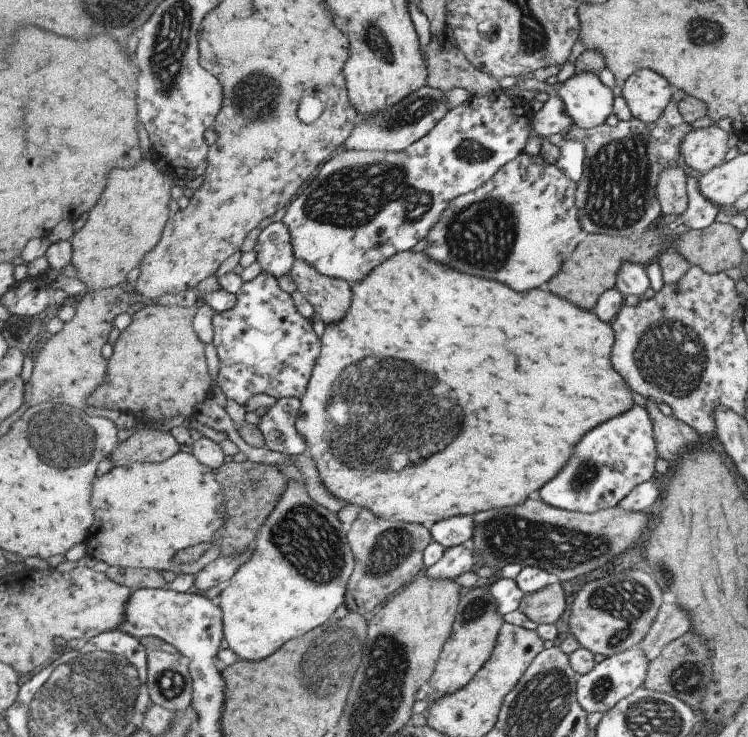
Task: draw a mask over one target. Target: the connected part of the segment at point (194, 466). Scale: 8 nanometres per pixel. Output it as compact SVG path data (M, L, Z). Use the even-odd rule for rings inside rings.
M179 451L169 460L157 463L134 462L125 466L116 466L93 482L93 512L96 521L85 542L87 552L108 565L123 568L170 570L175 575L200 573L208 564L221 555L221 546L217 544L217 532L227 520L225 512L225 492L221 482L215 478L215 472L205 466L193 453ZM207 544L207 549L197 560L187 564L173 563L173 556L179 550L191 546Z

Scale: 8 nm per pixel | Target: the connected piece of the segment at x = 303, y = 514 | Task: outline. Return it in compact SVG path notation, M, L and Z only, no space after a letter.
M292 478L289 480L285 494L279 498L279 504L275 506L275 510L271 512L267 522L261 527L257 541L254 544L255 554L253 554L253 558L247 560L247 562L237 570L227 588L221 592L216 600L221 605L221 610L224 610L225 647L231 649L238 657L238 660L243 659L253 662L265 660L267 656L275 654L279 648L283 648L283 645L293 640L293 638L299 638L299 636L311 632L311 630L317 628L317 626L321 626L321 624L327 622L329 618L333 618L332 616L337 612L337 608L339 608L339 606L345 602L345 598L347 598L347 584L349 584L349 579L356 569L356 558L354 557L352 546L349 544L348 529L347 524L337 518L336 513L329 510L327 506L319 504L316 499L309 494L305 483L297 482L297 480Z

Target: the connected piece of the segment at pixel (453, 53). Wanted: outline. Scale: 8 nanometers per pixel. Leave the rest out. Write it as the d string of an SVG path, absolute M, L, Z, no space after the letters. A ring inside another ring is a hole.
M445 32L431 36L429 52L427 52L429 70L428 84L441 90L465 88L471 96L489 96L503 88L497 78L479 70L461 52L458 44L451 45Z

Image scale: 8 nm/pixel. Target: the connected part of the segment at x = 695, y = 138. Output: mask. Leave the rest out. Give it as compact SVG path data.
M715 124L689 130L679 142L678 154L691 170L704 173L720 165L728 150L727 132Z

